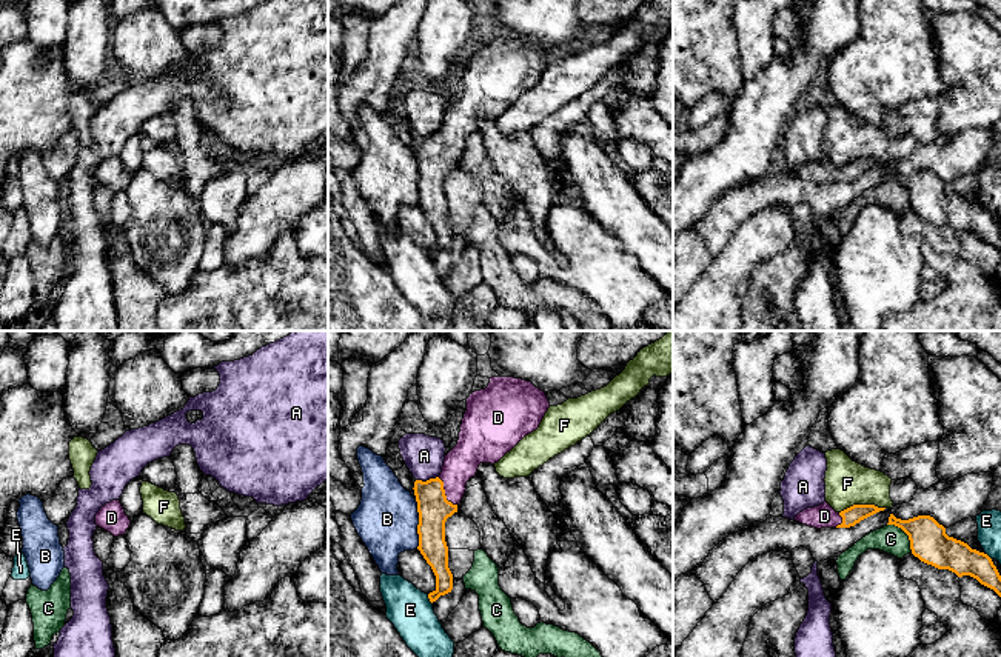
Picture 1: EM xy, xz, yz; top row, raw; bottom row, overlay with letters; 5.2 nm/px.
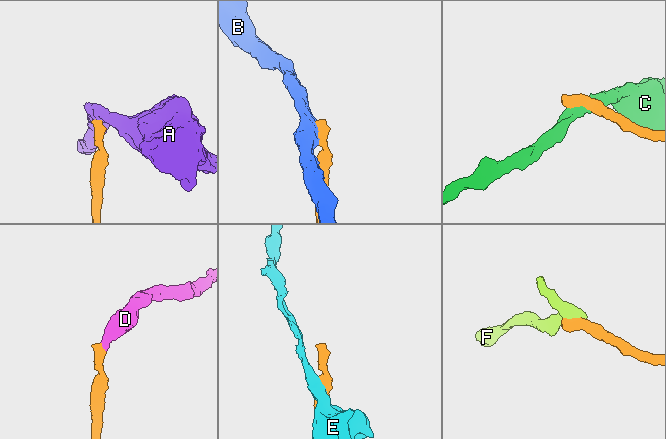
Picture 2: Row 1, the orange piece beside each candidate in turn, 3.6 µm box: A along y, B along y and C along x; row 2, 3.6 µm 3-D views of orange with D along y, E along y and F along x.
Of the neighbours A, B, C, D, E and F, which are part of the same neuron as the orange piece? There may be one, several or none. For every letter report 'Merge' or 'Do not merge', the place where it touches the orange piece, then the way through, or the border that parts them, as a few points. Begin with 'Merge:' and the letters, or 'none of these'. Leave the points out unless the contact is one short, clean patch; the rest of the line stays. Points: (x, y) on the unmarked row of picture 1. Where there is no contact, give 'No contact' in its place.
Merge: D
A: Do not merge. Touches orange at xz (427, 136). Boundary: xz (438, 131), (428, 136), (416, 136)
B: Do not merge. Touches orange at xz (419, 179). Boundary: xz (415, 154), (418, 203)
C: Do not merge. Touches orange at yz (906, 188)
D: Merge. Touches orange at xz (444, 148). Path across: xz (433, 163), (444, 148), (461, 119)
E: Do not merge. Touches orange at xz (428, 253)
F: Do not merge. Touches orange at yz (861, 160). Boundary: yz (884, 162), (850, 160), (840, 168)

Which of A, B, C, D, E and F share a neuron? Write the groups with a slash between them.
A / B / C / D / E / F

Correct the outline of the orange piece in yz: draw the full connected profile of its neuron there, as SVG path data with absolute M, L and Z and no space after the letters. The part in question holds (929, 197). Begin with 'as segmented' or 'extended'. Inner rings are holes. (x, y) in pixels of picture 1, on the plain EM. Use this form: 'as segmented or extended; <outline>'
as segmented; M890 169L887 180L895 180L909 191L912 209L921 217L938 225L949 225L958 232L970 231L1001 252L1001 231L992 214L949 192L946 183L933 172L918 171L901 175Z

